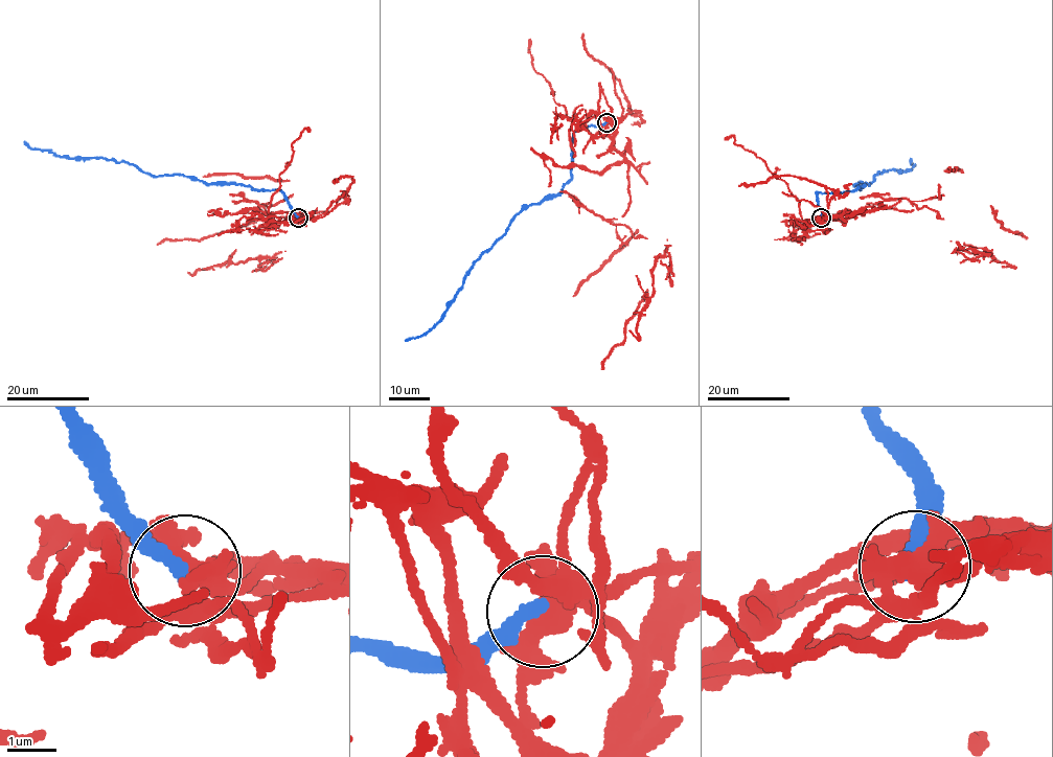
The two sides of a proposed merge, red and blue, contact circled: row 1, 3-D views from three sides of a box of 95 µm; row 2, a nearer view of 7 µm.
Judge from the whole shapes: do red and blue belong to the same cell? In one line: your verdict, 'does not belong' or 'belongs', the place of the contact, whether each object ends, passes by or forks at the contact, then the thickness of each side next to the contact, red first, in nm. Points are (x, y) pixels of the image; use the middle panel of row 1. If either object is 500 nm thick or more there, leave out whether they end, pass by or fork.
does not belong; place (607, 122); red forks; blue ends; calibres 400 and 320 nm

